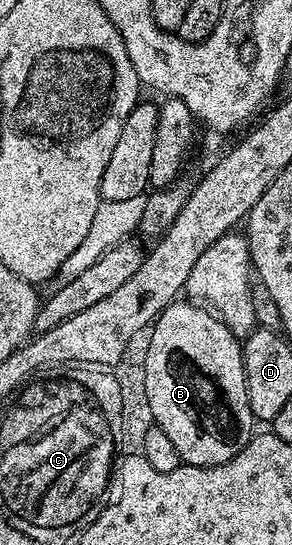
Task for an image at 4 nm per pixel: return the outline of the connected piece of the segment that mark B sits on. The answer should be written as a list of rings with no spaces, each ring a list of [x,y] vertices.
[[[174,301],[157,316],[152,324],[149,335],[149,348],[145,351],[145,387],[143,394],[147,397],[147,401],[151,405],[151,413],[156,426],[163,429],[163,433],[167,433],[167,437],[171,437],[171,442],[175,445],[175,450],[179,452],[182,464],[191,467],[214,467],[220,463],[231,461],[231,457],[235,457],[241,452],[249,440],[255,434],[255,420],[251,413],[251,405],[247,401],[247,381],[245,380],[245,356],[243,354],[242,344],[236,335],[231,333],[231,329],[227,329],[227,325],[212,310],[206,309],[204,306],[198,305],[196,302],[181,303],[182,301]]]

